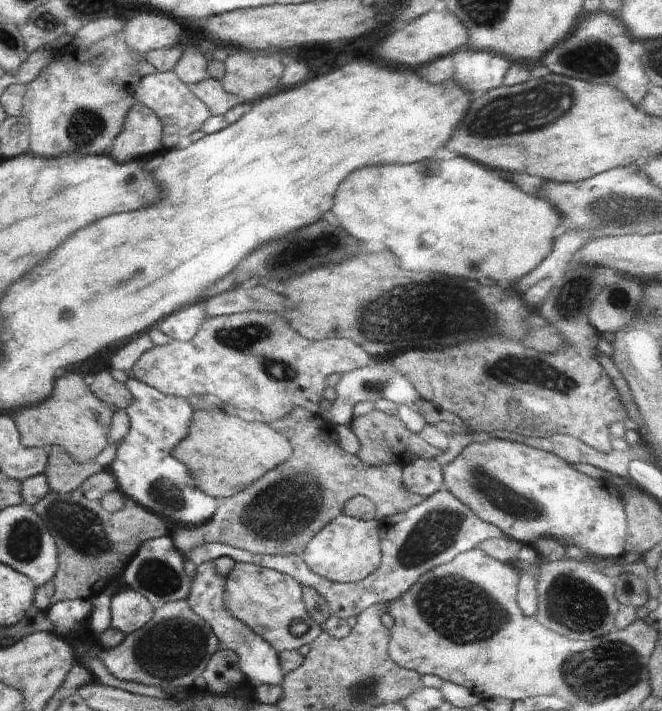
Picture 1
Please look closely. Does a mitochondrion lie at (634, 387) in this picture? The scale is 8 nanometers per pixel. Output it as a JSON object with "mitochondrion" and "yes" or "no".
{"mitochondrion":"no"}

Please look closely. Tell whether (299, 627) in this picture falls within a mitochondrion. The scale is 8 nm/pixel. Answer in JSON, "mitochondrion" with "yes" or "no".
{"mitochondrion":"yes"}

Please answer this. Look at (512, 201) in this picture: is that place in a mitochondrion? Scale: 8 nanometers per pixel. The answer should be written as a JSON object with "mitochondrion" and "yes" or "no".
{"mitochondrion":"no"}

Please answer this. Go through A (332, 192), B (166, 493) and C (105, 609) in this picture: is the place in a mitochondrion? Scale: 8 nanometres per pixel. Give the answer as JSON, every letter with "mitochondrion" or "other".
{"A":"other","B":"mitochondrion","C":"other"}

